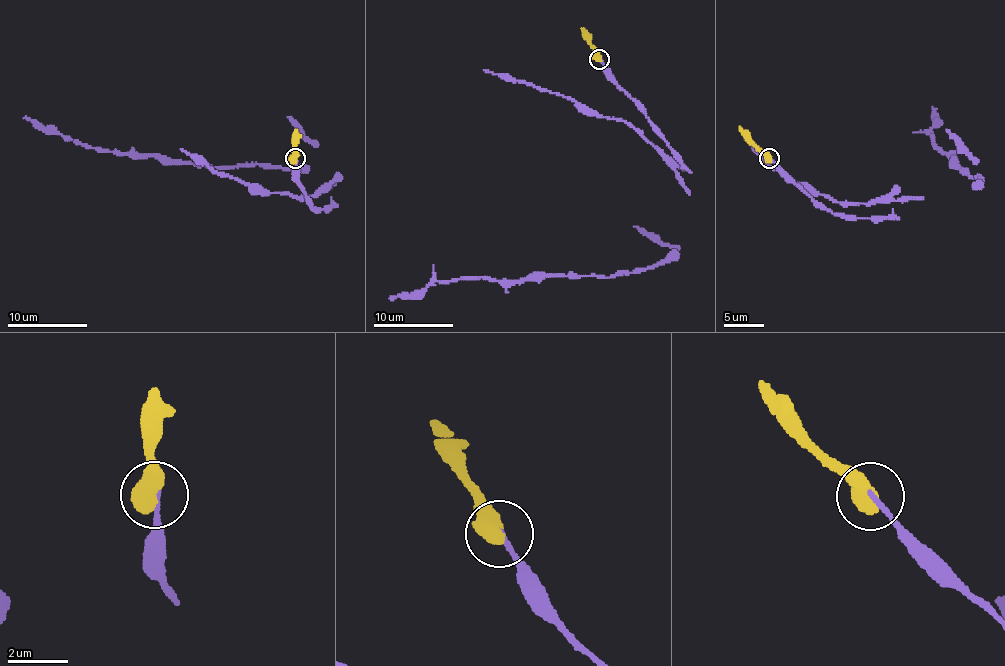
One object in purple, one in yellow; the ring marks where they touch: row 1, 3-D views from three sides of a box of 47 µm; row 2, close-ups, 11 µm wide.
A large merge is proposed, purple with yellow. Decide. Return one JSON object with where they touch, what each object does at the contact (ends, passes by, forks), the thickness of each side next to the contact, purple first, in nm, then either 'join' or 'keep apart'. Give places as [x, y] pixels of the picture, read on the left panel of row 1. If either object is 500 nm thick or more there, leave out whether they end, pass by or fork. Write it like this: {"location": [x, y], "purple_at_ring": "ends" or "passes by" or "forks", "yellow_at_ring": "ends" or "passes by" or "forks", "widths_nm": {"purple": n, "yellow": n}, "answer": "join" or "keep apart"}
{"location": [295, 158], "widths_nm": {"purple": 150, "yellow": 750}, "answer": "join"}

